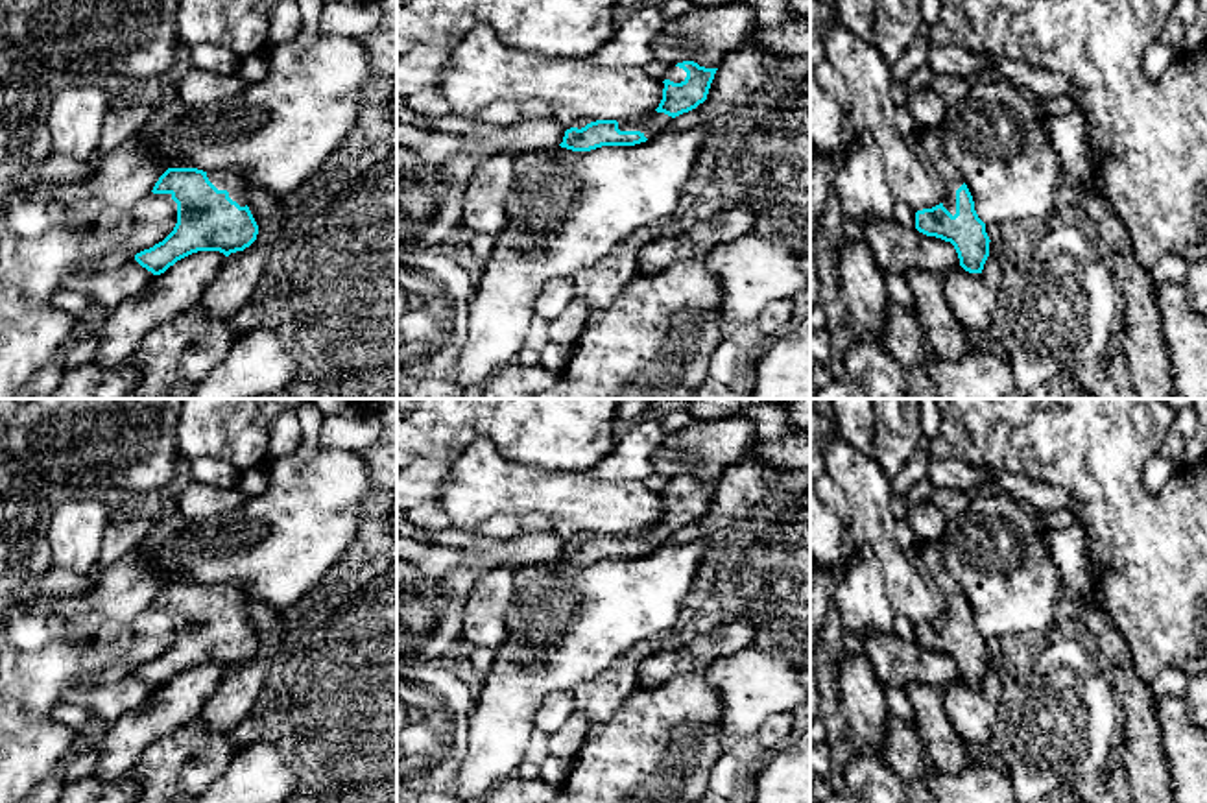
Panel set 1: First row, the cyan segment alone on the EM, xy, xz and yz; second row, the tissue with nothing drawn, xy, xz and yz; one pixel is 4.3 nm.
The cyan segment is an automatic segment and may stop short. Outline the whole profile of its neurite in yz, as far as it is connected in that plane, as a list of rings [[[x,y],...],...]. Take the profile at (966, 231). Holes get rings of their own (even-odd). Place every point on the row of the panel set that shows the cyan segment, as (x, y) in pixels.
[[[939,129],[917,131],[915,148],[941,183],[941,203],[915,212],[915,229],[926,236],[950,242],[960,266],[969,273],[982,273],[989,257],[986,223],[974,210],[973,196],[962,174],[945,153]]]

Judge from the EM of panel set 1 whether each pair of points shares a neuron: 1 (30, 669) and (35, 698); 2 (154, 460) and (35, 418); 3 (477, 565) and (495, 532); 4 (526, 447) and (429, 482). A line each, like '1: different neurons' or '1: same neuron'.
1: same neuron
2: same neuron
3: different neurons
4: different neurons

